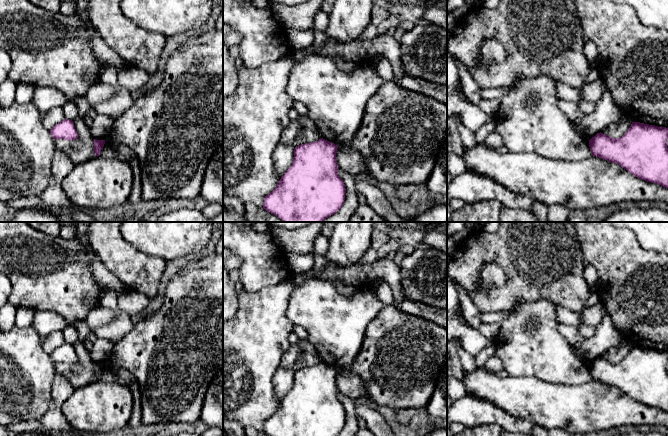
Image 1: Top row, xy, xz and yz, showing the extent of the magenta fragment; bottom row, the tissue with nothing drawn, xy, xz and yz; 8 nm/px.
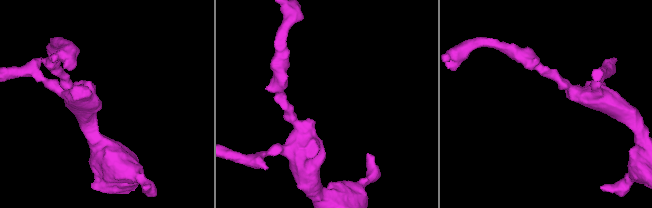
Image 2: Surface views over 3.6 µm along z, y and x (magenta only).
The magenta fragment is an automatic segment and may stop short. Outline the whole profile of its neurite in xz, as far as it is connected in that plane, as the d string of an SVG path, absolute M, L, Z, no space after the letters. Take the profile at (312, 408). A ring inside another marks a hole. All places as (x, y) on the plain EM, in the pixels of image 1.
M323 362L296 370L291 391L278 405L276 412L265 420L263 432L268 436L337 436L344 428L346 418L345 408L338 399L337 372L337 369Z

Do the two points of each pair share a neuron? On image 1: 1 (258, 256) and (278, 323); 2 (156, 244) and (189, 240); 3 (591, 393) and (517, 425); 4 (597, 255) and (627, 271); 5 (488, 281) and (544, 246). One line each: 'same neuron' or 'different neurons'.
1: different neurons
2: same neuron
3: different neurons
4: same neuron
5: different neurons

